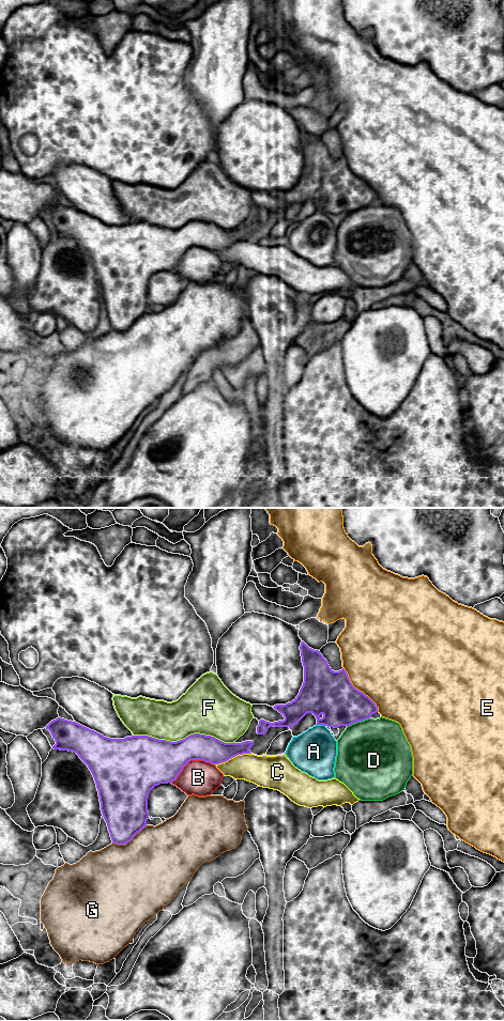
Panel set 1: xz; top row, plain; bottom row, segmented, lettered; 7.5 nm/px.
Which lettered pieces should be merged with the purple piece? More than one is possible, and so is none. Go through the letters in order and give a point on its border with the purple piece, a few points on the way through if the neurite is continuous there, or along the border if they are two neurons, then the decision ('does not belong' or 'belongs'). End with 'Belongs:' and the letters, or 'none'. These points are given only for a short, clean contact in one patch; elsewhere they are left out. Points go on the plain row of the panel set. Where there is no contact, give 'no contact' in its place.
A: contact xz (321, 211); does not belong
B: contact xz (191, 246); does not belong
C: contact xz (232, 244); does not belong
D: contact xz (357, 207); does not belong
E: contact xz (357, 176); does not belong
F: contact xz (183, 226); does not belong
G: contact xz (130, 327); does not belong
Belongs: none

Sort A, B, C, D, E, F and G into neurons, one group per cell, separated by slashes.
A / B / C G / D / E / F

